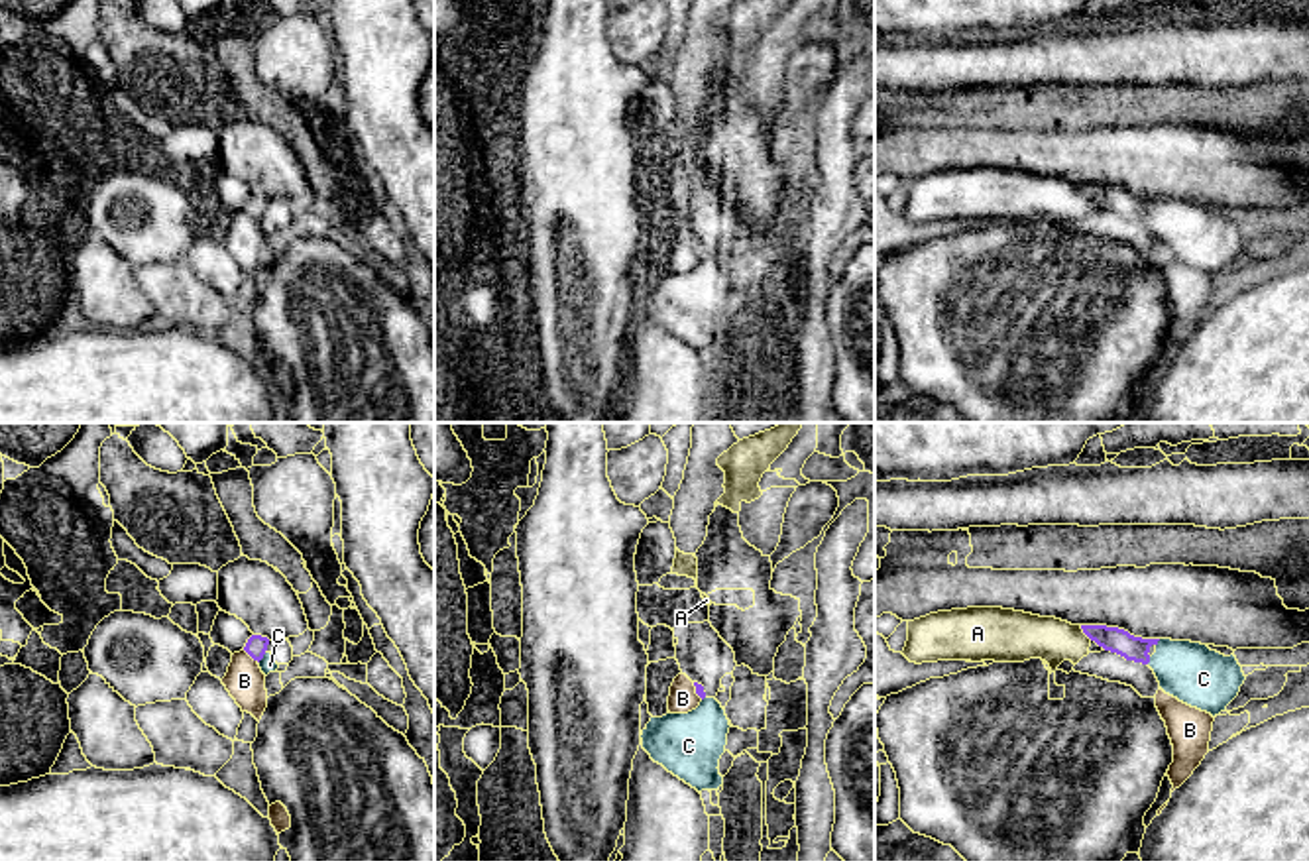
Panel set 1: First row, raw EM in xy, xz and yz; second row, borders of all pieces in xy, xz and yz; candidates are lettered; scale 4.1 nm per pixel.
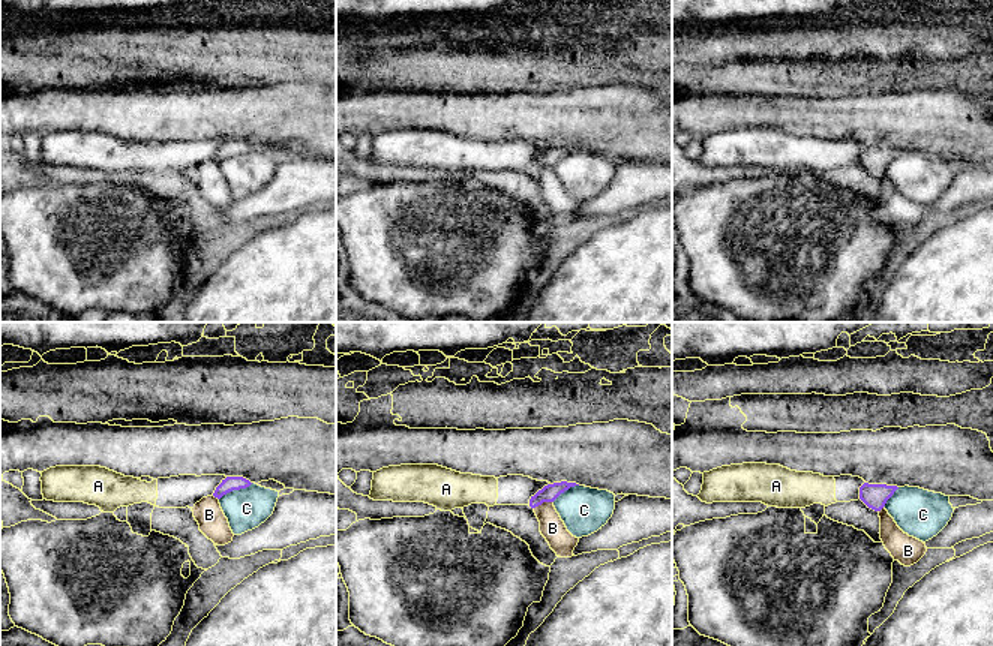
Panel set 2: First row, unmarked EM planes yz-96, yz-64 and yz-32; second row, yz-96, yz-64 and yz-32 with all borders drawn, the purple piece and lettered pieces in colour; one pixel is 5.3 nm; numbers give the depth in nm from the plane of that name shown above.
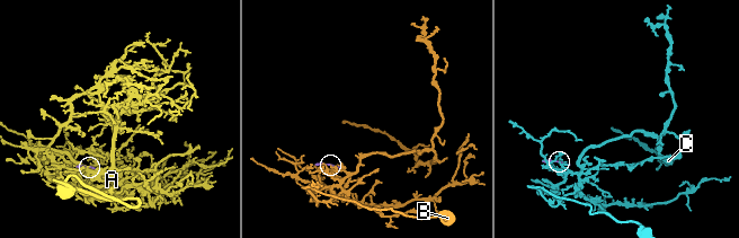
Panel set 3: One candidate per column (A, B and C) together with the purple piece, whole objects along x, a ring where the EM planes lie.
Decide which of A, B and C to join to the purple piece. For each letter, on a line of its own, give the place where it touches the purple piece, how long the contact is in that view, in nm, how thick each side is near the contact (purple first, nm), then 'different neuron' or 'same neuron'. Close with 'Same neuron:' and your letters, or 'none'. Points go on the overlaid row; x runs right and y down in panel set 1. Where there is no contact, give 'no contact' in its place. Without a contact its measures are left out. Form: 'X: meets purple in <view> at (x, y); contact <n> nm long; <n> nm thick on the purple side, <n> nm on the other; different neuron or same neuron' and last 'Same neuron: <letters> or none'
A: meets purple in yz at (1085, 633); contact 80 nm long; 100 nm thick on the purple side, 190 nm on the other; different neuron
B: meets purple in xy at (252, 657); contact 80 nm long; 90 nm thick on the purple side, 160 nm on the other; different neuron
C: meets purple in xy at (262, 657); contact 60 nm long; 90 nm thick on the purple side, 70 nm on the other; different neuron
Same neuron: none

